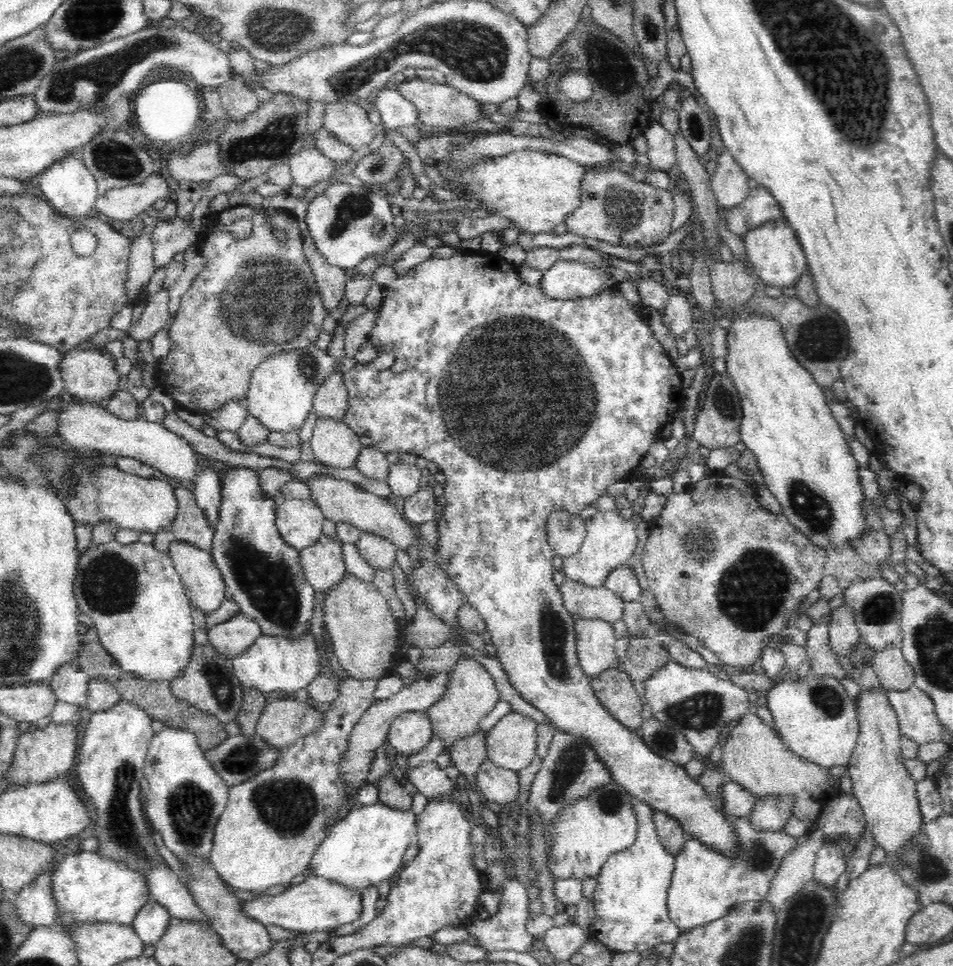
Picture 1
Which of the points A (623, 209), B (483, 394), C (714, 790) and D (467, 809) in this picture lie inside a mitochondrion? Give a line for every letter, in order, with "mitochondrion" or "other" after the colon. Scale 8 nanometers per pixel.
A: mitochondrion
B: mitochondrion
C: other
D: other

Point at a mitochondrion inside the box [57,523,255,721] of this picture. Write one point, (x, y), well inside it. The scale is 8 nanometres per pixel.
(109, 583)

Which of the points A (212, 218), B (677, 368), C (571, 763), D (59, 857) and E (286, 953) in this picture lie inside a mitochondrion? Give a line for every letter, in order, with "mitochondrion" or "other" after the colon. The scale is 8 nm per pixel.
A: other
B: other
C: mitochondrion
D: other
E: other

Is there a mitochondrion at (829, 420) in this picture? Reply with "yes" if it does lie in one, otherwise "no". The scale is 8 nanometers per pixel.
no

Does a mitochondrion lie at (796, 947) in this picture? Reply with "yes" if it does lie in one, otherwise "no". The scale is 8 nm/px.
yes

